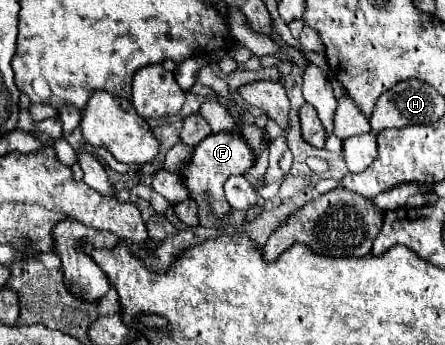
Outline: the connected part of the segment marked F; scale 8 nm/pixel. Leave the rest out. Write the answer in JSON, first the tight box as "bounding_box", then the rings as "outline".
{"bounding_box":[179,133,255,219],"outline":[[[211,133],[207,139],[203,139],[195,149],[191,159],[187,161],[187,165],[179,171],[183,185],[191,191],[191,193],[207,193],[209,195],[209,207],[213,217],[223,219],[231,205],[227,203],[225,195],[223,195],[223,183],[233,175],[233,173],[245,173],[255,165],[255,155],[251,151],[251,147],[247,145],[245,137],[241,133]]]}

